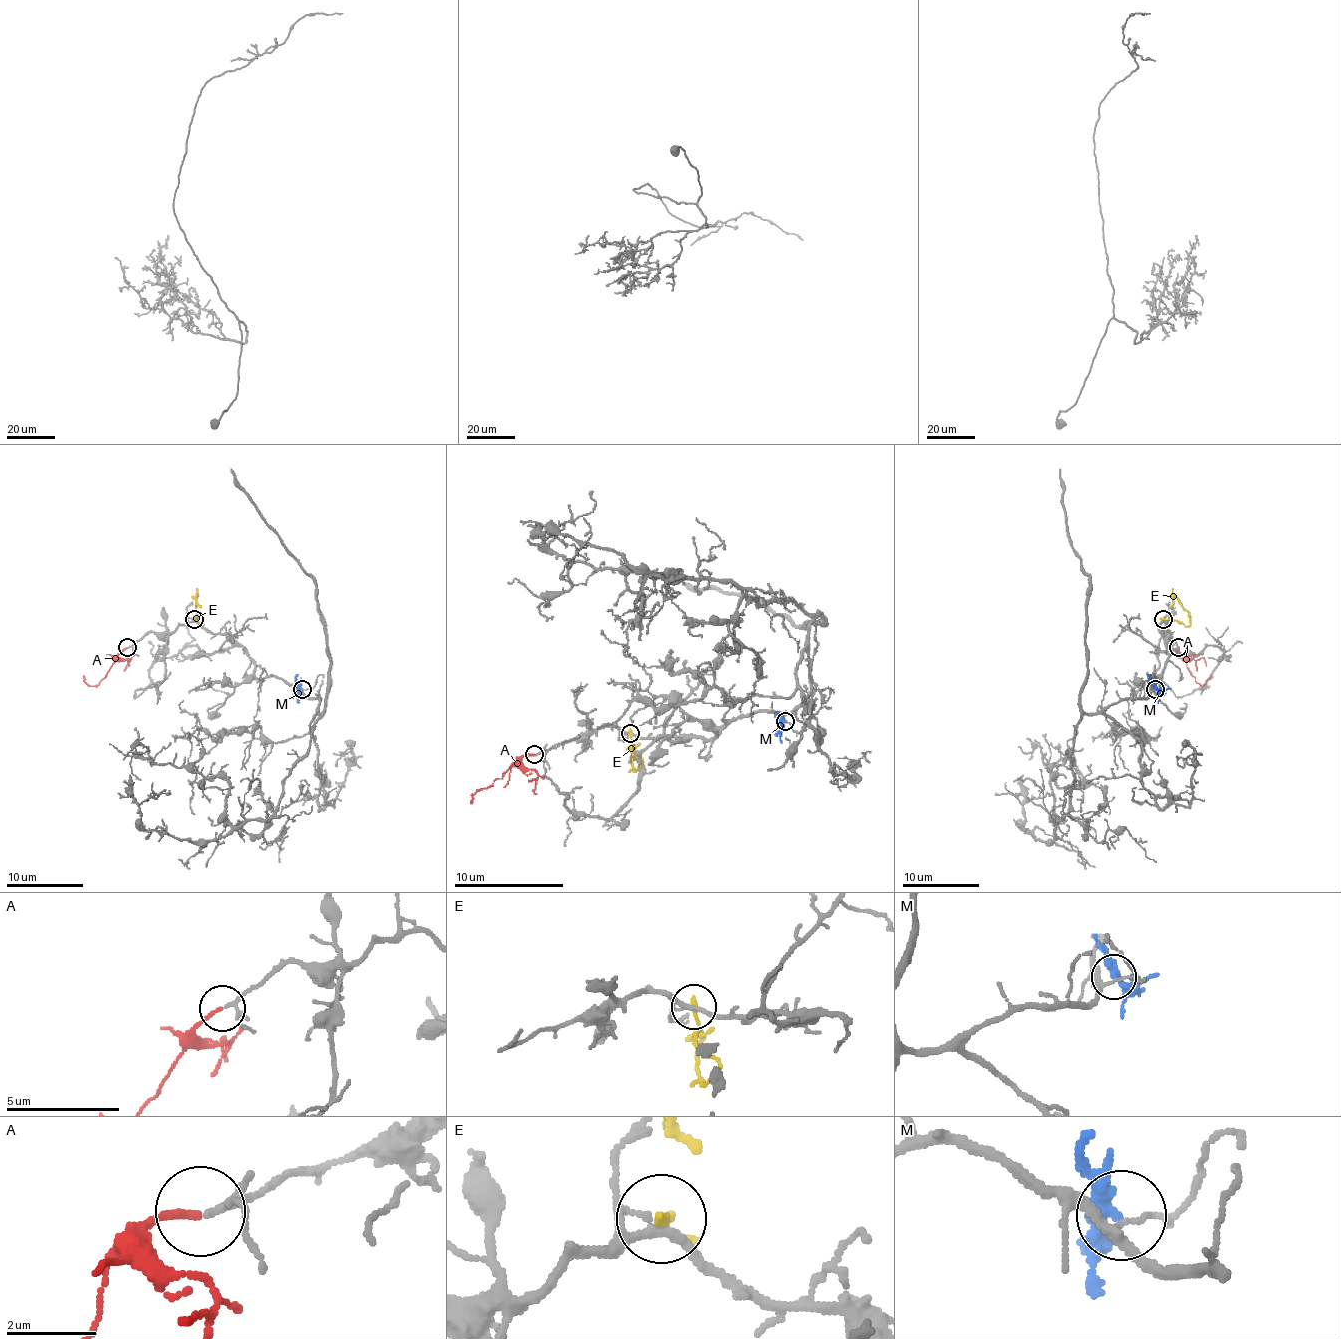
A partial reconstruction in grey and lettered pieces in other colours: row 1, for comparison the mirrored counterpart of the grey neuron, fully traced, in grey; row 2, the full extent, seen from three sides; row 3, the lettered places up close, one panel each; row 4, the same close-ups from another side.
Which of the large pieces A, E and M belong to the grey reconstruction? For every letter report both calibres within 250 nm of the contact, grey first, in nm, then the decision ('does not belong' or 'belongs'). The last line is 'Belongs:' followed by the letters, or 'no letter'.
A: 110/160 nm | belongs
E: 170/200 nm | does not belong
M: 160/280 nm | does not belong
Belongs: A

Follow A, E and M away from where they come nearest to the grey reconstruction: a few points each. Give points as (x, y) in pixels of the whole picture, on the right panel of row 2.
A: (1177, 647), (1200, 685), (1212, 676)
E: (1164, 618), (1191, 624), (1189, 613), (1175, 597), (1170, 607)
M: (1154, 689), (1149, 674)

